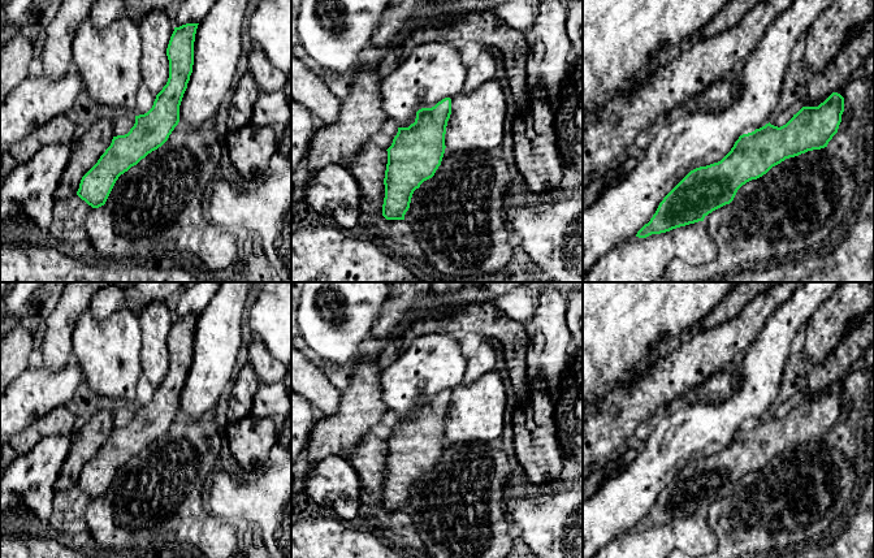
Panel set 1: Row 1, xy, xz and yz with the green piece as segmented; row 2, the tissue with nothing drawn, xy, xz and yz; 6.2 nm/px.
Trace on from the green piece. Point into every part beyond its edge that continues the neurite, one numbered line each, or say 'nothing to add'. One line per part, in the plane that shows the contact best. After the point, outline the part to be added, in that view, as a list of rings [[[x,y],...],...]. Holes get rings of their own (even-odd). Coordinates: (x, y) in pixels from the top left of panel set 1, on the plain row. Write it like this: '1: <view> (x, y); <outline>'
1: xz (368, 458); [[[373,433],[364,436],[354,450],[342,455],[354,467],[362,483],[360,501],[363,505],[382,506],[386,455],[388,442]]]

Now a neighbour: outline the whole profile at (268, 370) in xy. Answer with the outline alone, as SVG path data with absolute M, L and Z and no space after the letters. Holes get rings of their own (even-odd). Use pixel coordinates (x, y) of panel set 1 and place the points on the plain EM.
M254 336L250 337L246 360L250 362L260 382L280 382L287 372L286 364L274 359L264 343Z

